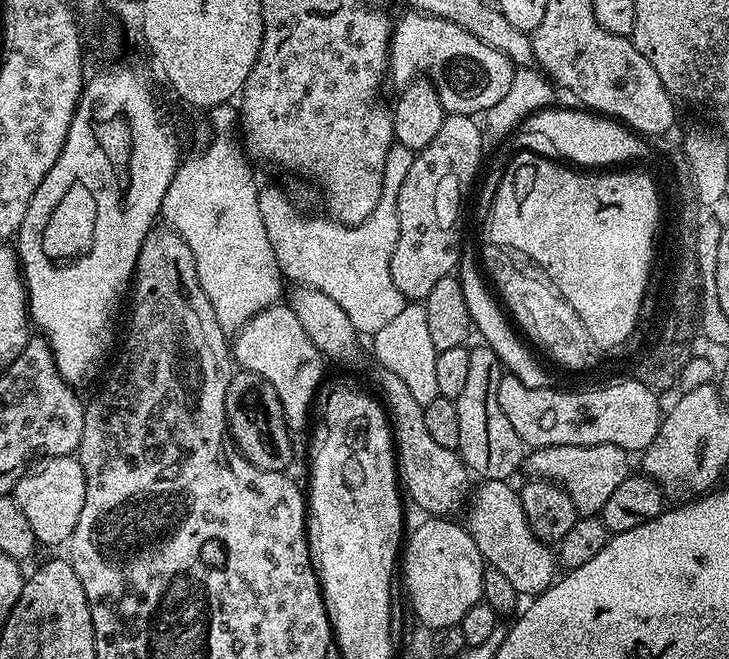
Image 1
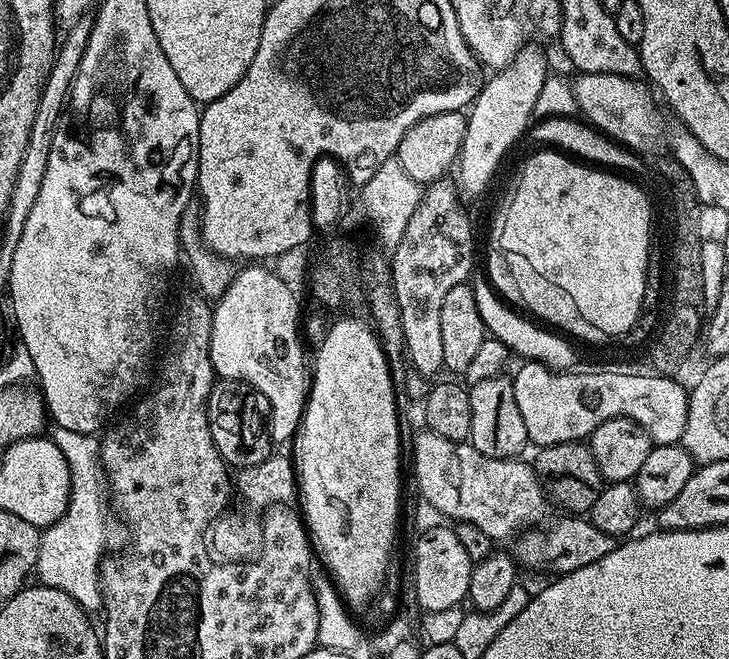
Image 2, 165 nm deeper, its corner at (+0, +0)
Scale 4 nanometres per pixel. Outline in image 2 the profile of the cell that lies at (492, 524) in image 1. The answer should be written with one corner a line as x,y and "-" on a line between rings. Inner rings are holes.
572,514
564,519
568,520
560,520
549,528
540,526
535,530
525,530
515,537
514,559
521,569
533,568
536,572
552,572
551,574
573,572
606,558
606,554
618,547
617,537
598,530
583,515

